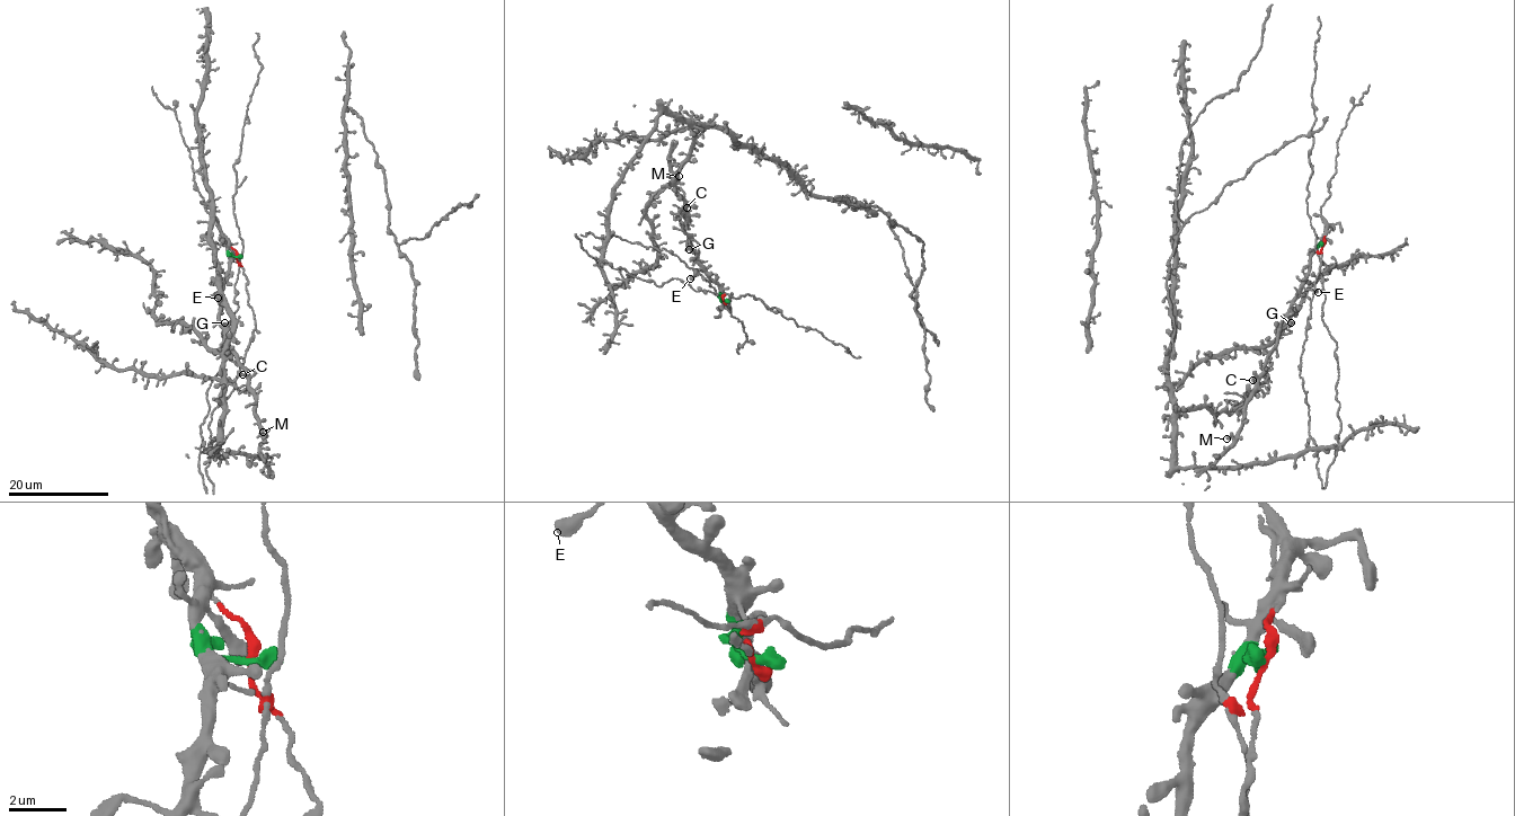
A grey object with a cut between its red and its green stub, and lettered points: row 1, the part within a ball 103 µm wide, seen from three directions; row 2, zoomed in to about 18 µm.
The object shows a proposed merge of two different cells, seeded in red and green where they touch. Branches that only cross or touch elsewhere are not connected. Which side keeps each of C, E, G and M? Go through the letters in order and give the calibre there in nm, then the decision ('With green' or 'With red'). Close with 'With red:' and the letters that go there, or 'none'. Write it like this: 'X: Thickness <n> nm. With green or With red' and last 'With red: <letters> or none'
C: Thickness 220 nm. With green
E: Thickness 400 nm. With green
G: Thickness 440 nm. With green
M: Thickness 400 nm. With green
With red: none

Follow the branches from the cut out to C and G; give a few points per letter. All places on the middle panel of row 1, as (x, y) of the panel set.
C: (725, 300), (690, 247), (689, 238), (683, 232), (687, 206)
G: (725, 300), (718, 285), (696, 259), (687, 242), (688, 238), (689, 249)

